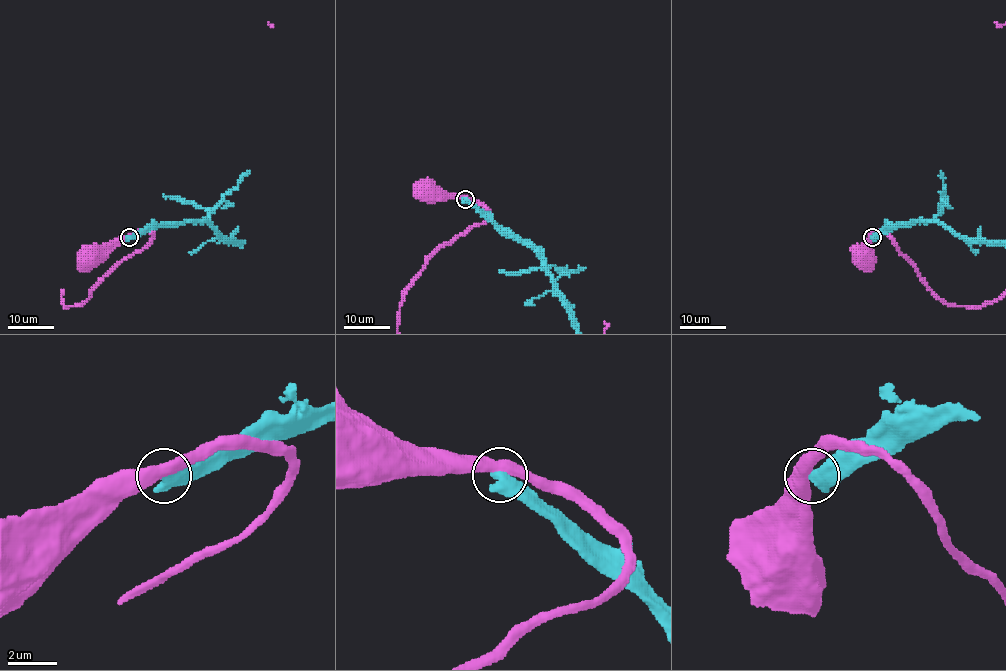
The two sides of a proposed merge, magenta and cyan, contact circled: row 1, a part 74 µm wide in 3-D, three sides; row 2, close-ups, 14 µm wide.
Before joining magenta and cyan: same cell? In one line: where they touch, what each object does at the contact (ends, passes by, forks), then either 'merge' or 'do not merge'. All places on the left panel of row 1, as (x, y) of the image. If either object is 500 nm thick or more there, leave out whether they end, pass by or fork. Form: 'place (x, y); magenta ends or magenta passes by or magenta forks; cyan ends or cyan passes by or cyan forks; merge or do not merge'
place (129, 237); do not merge

